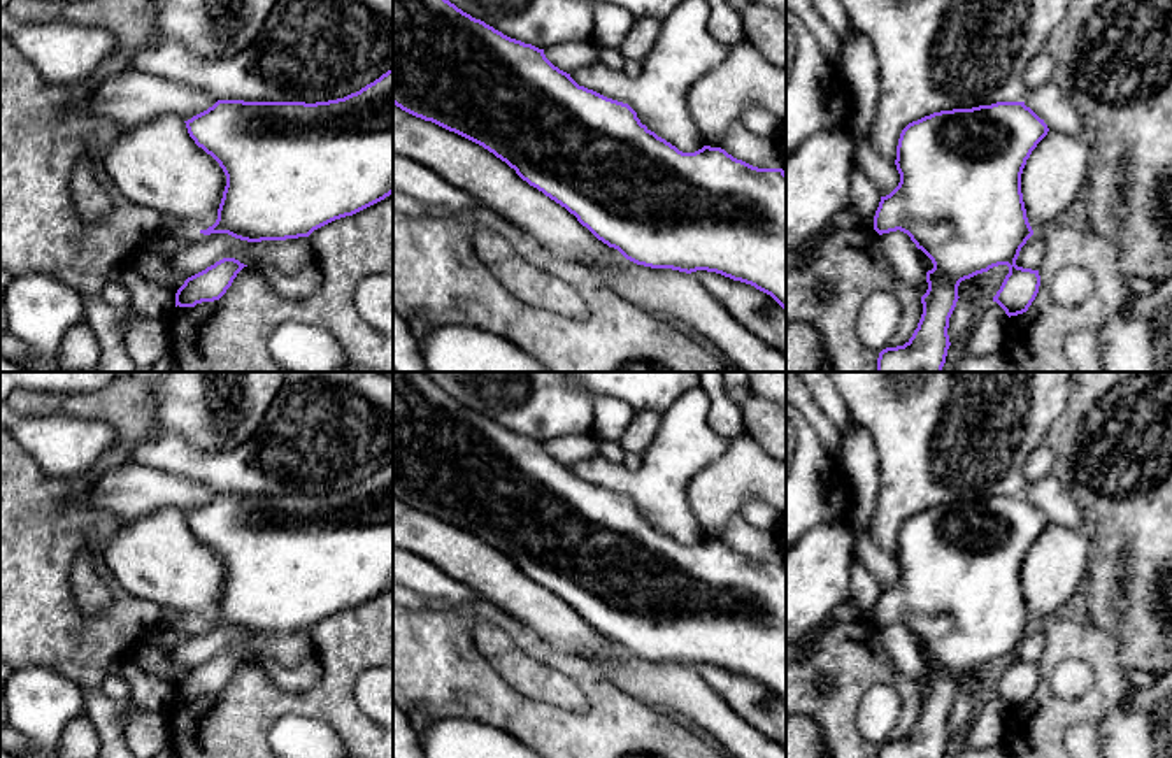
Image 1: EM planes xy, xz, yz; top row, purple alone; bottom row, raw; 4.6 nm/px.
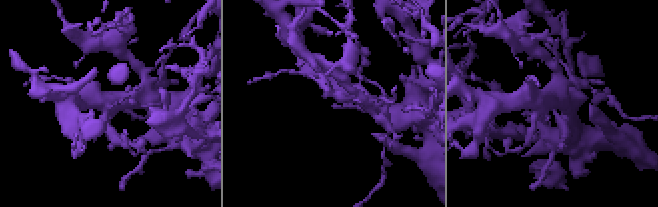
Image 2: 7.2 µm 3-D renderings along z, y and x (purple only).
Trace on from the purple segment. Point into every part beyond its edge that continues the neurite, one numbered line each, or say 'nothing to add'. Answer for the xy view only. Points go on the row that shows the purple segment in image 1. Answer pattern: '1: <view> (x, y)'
1: xy (158, 165)

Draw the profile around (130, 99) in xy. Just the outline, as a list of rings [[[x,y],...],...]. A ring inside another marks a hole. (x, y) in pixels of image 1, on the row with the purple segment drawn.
[[[126,70],[98,82],[82,107],[128,130],[165,114],[188,121],[216,102],[207,91],[184,82]]]

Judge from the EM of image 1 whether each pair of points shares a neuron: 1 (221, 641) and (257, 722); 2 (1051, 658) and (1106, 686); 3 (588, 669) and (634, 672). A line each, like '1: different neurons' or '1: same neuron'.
1: different neurons
2: same neuron
3: different neurons

